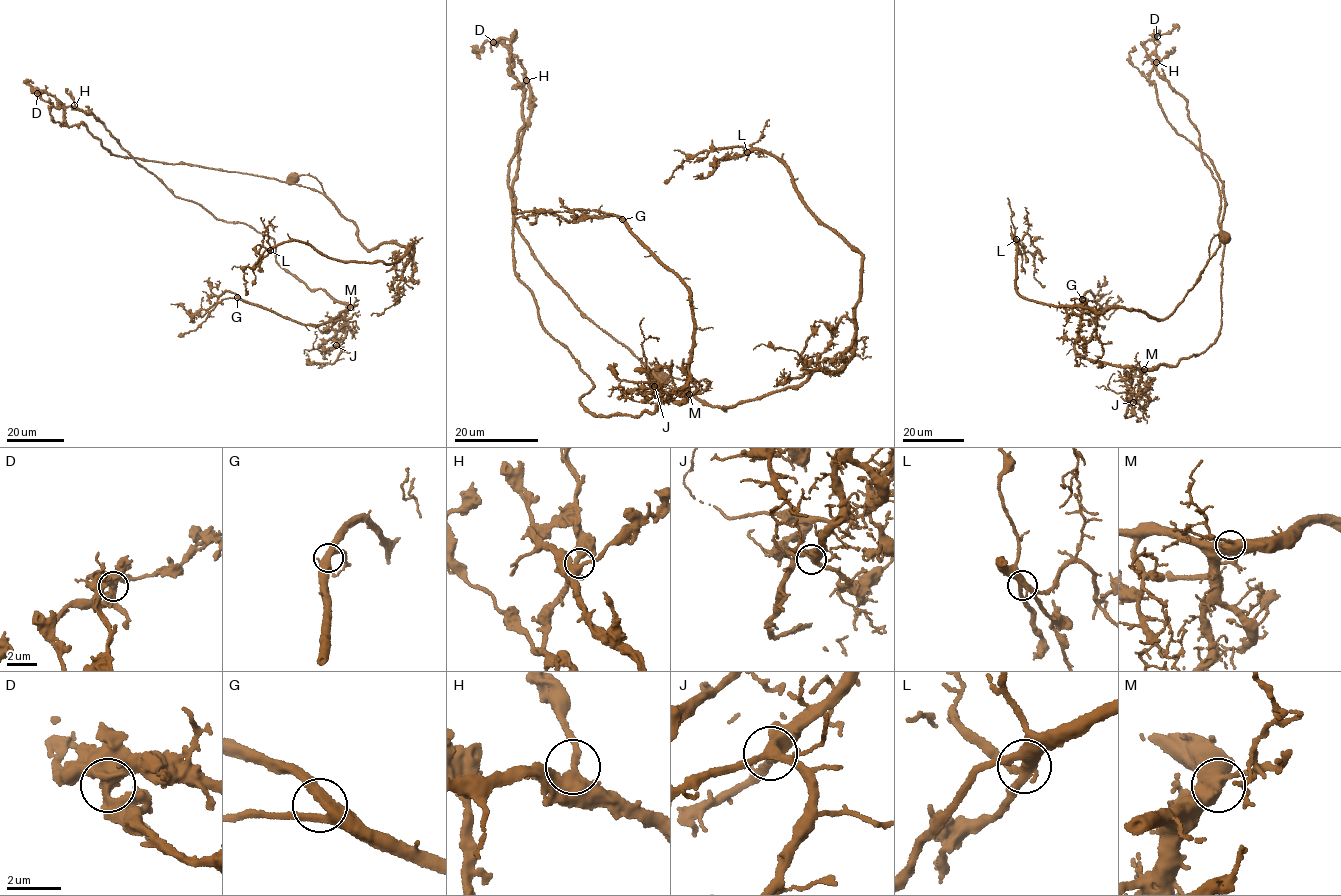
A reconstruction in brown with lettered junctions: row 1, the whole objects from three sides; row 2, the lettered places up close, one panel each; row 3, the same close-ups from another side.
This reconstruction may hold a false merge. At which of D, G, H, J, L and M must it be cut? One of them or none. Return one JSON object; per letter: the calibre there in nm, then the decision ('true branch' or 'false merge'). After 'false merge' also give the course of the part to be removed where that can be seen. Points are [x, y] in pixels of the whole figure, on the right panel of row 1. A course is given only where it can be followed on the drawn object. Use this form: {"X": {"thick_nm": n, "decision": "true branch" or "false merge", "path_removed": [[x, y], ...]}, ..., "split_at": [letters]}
{"D": {"thick_nm": 460, "decision": "false merge", "path_removed": [[1157, 36], [1146, 55], [1220, 201], [1218, 334], [1175, 365], [1078, 357], [1085, 293], [1118, 295]]}, "G": {"thick_nm": 360, "decision": "true branch"}, "H": {"thick_nm": 400, "decision": "true branch"}, "J": {"thick_nm": 440, "decision": "true branch"}, "L": {"thick_nm": 360, "decision": "true branch"}, "M": {"thick_nm": 420, "decision": "true branch"}, "split_at": ["D"]}

